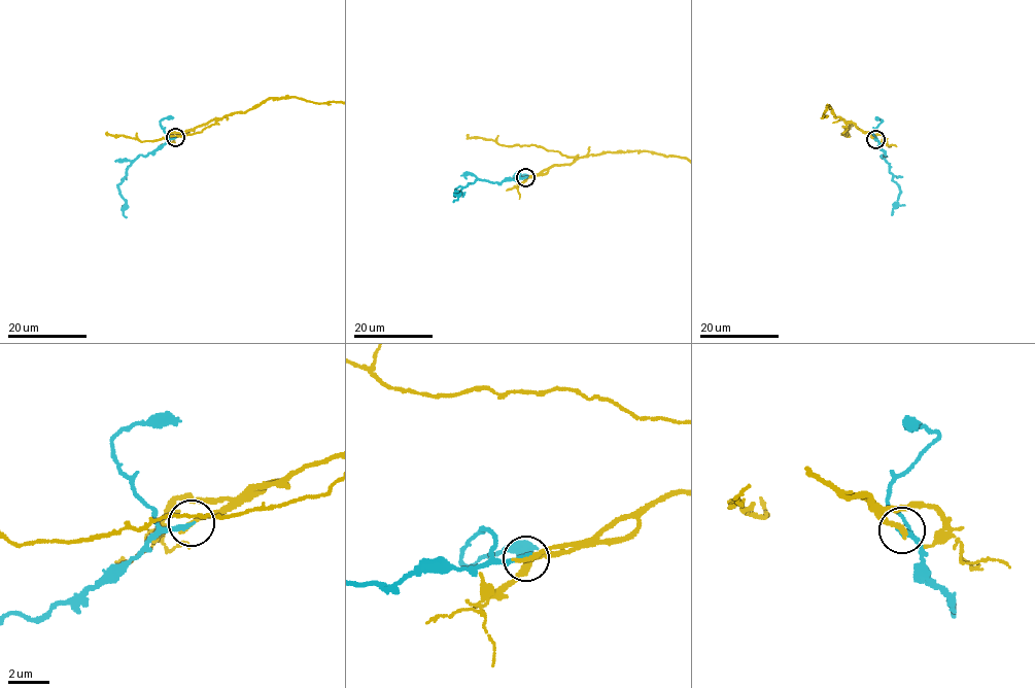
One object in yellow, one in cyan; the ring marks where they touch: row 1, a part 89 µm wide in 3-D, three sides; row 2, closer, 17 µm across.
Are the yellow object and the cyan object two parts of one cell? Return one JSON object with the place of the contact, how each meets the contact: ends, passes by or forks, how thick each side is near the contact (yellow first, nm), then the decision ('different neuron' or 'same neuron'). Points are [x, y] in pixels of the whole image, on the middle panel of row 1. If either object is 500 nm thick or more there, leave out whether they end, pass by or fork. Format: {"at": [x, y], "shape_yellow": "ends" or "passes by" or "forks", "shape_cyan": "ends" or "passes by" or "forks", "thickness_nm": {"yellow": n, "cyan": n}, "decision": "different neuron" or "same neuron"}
{"at": [525, 177], "shape_yellow": "ends", "shape_cyan": "ends", "thickness_nm": {"yellow": 280, "cyan": 240}, "decision": "different neuron"}

